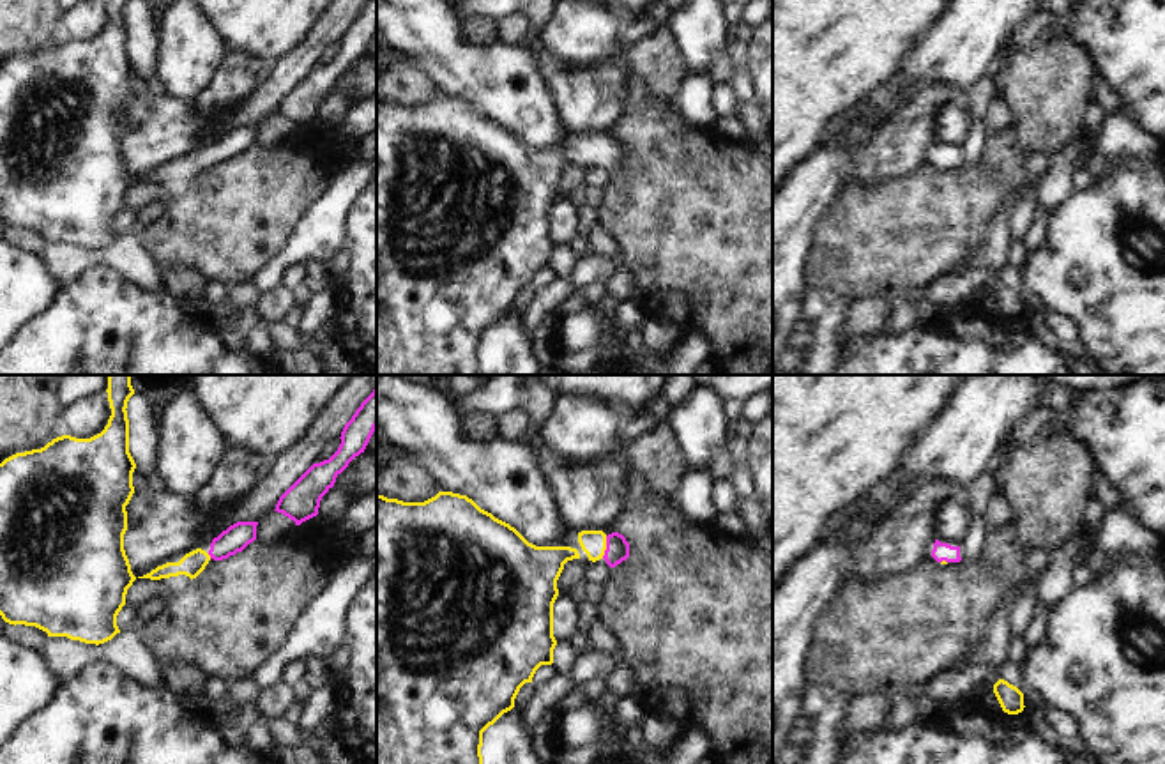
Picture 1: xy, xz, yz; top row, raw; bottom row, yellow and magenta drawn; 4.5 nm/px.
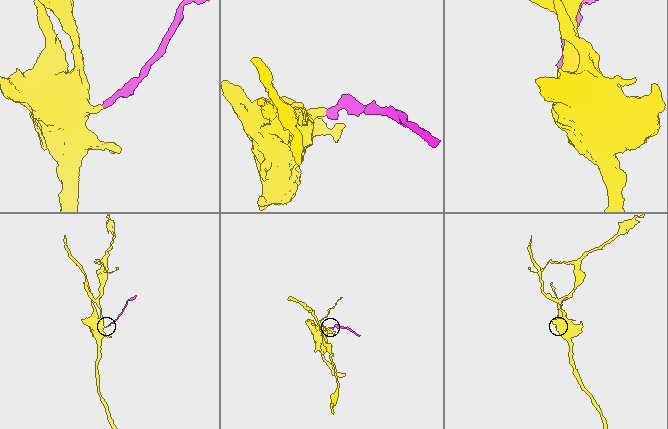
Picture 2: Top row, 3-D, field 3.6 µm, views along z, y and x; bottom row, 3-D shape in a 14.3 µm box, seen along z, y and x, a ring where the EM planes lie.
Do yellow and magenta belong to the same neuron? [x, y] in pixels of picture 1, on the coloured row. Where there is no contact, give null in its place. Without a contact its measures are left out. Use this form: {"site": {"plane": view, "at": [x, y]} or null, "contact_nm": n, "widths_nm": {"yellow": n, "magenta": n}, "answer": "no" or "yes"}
{"site": {"plane": "xz", "at": [605, 547]}, "contact_nm": 110, "widths_nm": {"yellow": 110, "magenta": 110}, "answer": "yes"}

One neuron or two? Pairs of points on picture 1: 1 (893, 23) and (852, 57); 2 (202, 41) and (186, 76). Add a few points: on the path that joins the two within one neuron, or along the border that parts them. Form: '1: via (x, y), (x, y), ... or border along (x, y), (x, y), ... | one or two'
1: via (883, 27), (863, 46) | one
2: via (193, 50), (188, 68) | one

